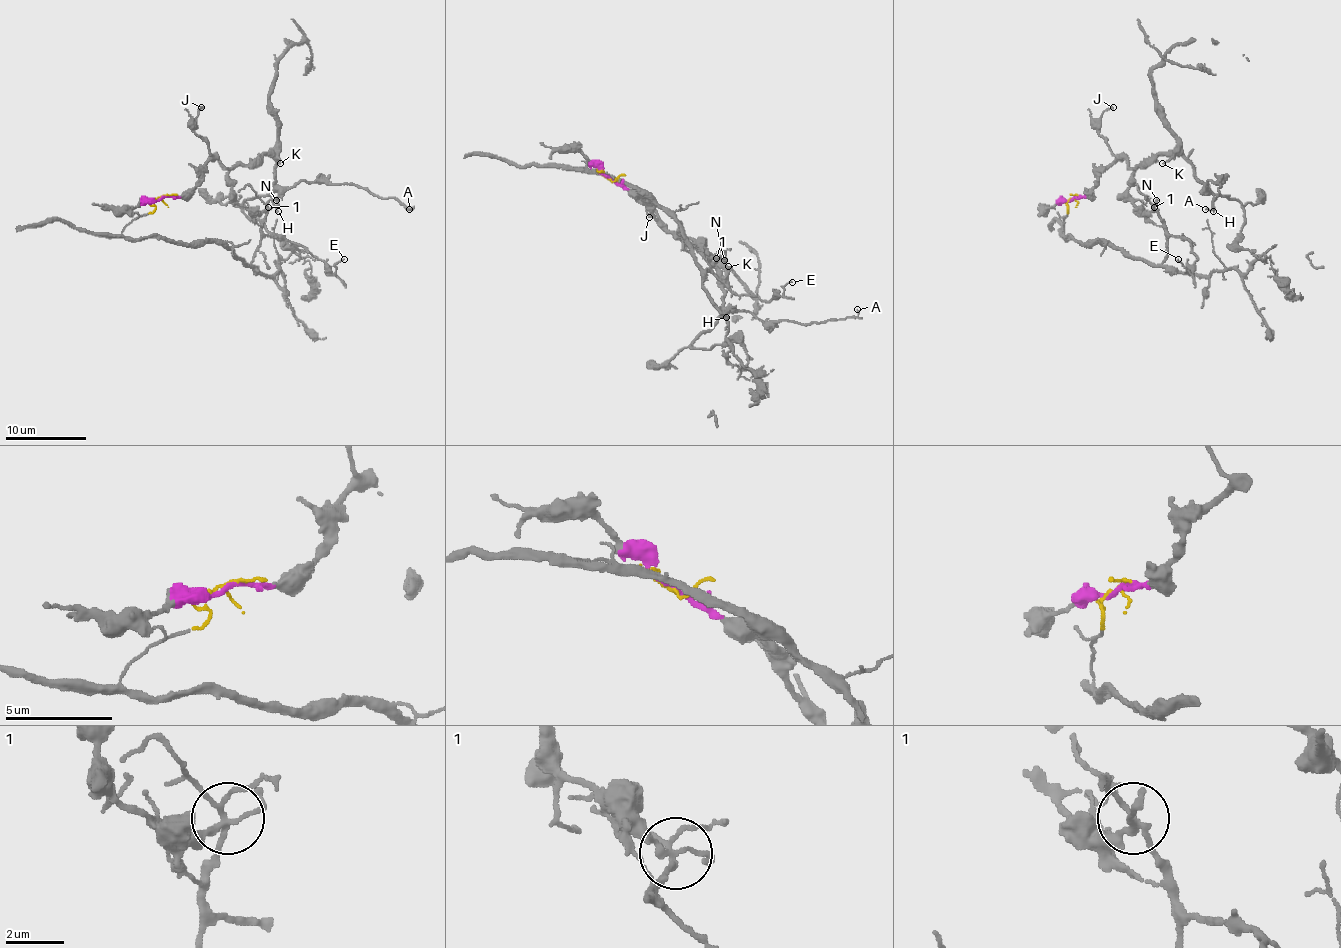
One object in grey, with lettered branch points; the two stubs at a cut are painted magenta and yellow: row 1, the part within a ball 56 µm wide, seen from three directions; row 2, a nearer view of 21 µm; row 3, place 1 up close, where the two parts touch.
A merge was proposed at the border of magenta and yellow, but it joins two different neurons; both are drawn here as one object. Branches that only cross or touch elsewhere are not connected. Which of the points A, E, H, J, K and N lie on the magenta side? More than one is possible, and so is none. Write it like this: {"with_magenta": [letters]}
{"with_magenta": ["A", "H", "J", "K", "N"]}

